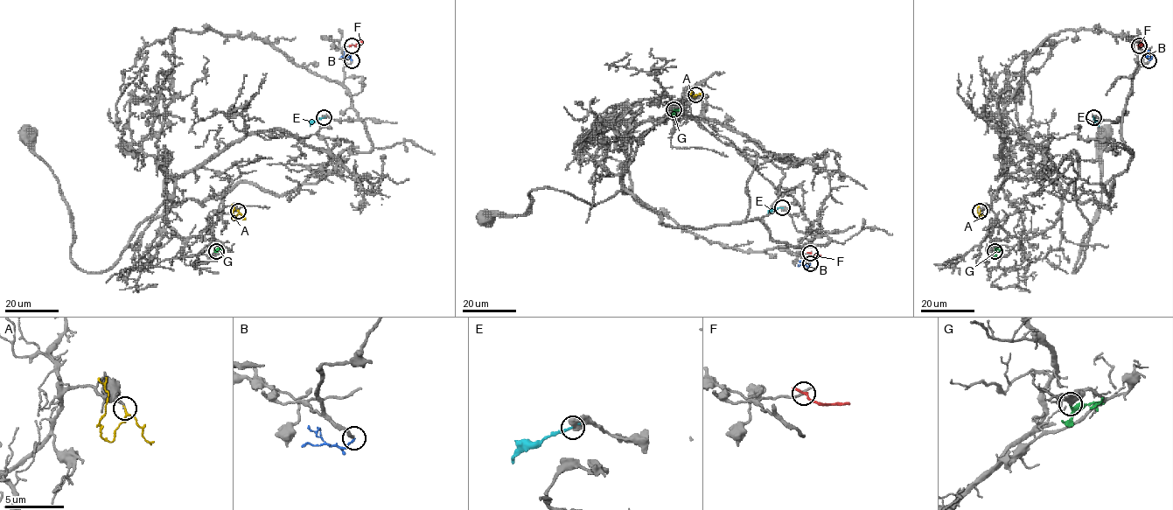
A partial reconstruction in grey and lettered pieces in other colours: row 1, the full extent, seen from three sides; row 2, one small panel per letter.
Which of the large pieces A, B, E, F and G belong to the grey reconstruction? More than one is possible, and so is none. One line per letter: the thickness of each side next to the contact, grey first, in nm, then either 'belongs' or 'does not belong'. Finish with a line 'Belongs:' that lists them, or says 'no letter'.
A: calibres 180 and 140 nm; belongs
B: calibres 280 and 170 nm; does not belong
E: calibres 750 and 220 nm; does not belong
F: calibres 280 and 280 nm; does not belong
G: calibres 650 and 170 nm; does not belong
Belongs: A

